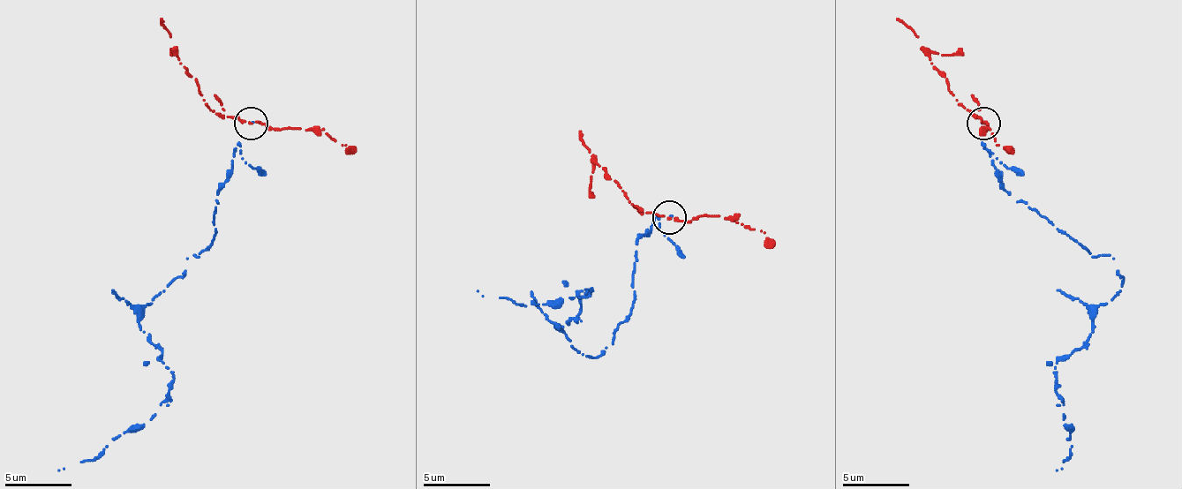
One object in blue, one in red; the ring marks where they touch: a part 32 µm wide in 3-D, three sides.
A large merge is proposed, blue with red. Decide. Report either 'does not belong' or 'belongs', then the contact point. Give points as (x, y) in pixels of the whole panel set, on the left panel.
does not belong; at (251, 124)

